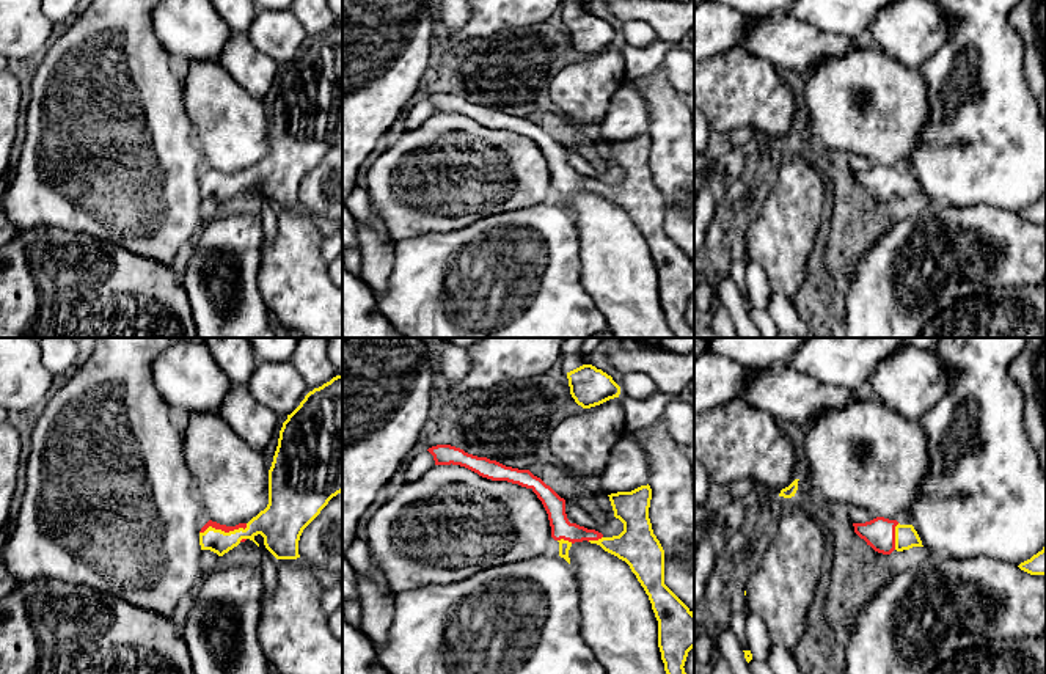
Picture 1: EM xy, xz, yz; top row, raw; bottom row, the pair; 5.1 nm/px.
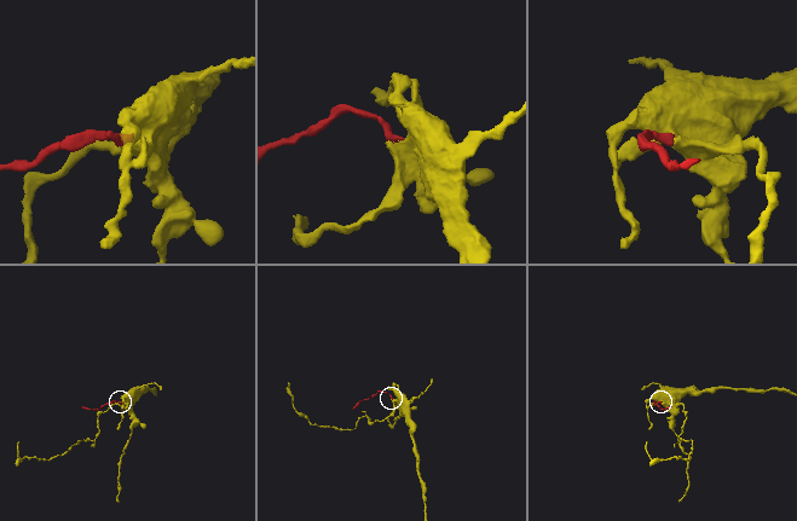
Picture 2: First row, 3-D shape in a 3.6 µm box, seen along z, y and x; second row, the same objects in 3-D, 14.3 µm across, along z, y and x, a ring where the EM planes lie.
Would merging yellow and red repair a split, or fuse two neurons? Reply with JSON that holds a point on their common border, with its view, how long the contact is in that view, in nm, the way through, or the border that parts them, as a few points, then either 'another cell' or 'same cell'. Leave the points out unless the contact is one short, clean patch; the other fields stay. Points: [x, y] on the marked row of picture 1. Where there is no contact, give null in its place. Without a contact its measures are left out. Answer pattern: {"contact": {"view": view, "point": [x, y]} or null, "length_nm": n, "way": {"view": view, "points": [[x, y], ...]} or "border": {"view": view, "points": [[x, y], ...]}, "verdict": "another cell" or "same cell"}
{"contact": {"view": "xy", "point": [223, 531]}, "length_nm": 260, "verdict": "same cell"}

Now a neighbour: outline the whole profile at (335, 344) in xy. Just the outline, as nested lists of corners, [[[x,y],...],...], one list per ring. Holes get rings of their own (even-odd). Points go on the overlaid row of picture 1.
[[[327,338],[328,357],[336,368],[338,375],[342,375],[342,338]]]

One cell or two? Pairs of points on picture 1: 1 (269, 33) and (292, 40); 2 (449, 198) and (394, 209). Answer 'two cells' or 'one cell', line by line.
1: one cell
2: one cell

